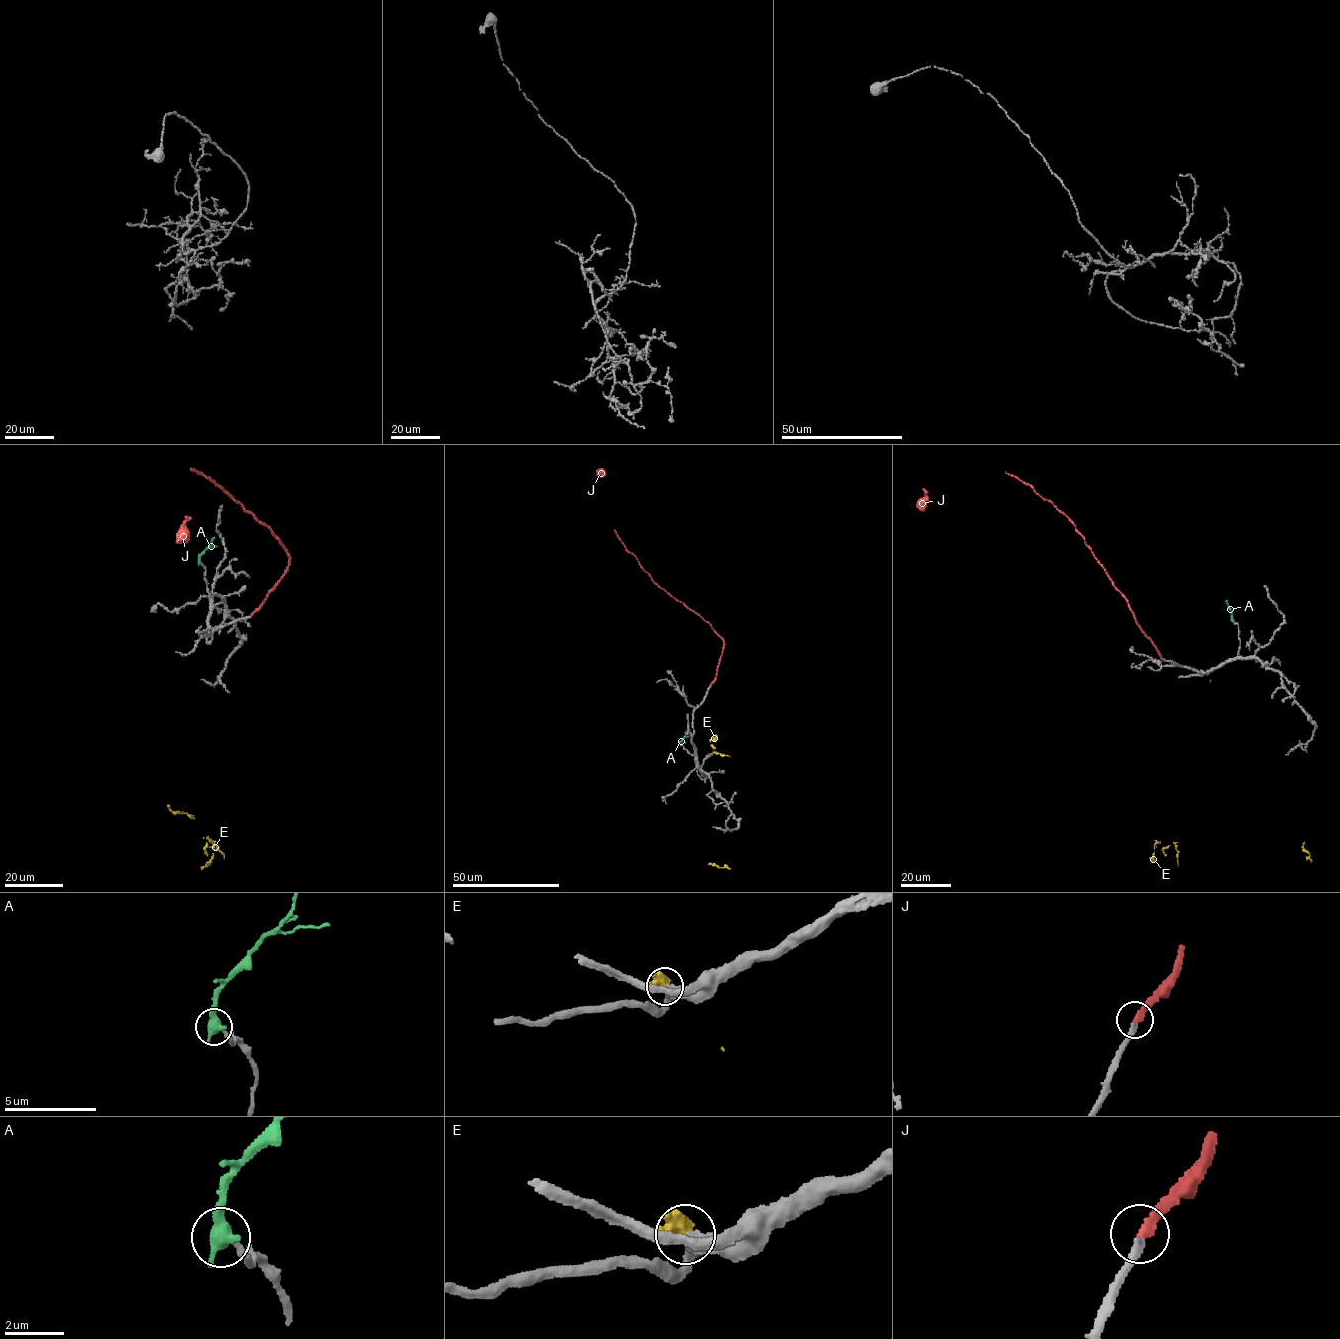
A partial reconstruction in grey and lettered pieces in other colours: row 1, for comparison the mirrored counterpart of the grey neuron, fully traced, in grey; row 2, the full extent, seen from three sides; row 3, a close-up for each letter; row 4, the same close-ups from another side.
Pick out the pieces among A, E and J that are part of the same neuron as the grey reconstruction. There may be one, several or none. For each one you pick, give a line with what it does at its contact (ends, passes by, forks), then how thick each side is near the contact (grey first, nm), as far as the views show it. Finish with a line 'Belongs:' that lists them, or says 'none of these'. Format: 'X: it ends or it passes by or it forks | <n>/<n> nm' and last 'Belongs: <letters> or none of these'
J: it ends | 280/280 nm
Belongs: J

